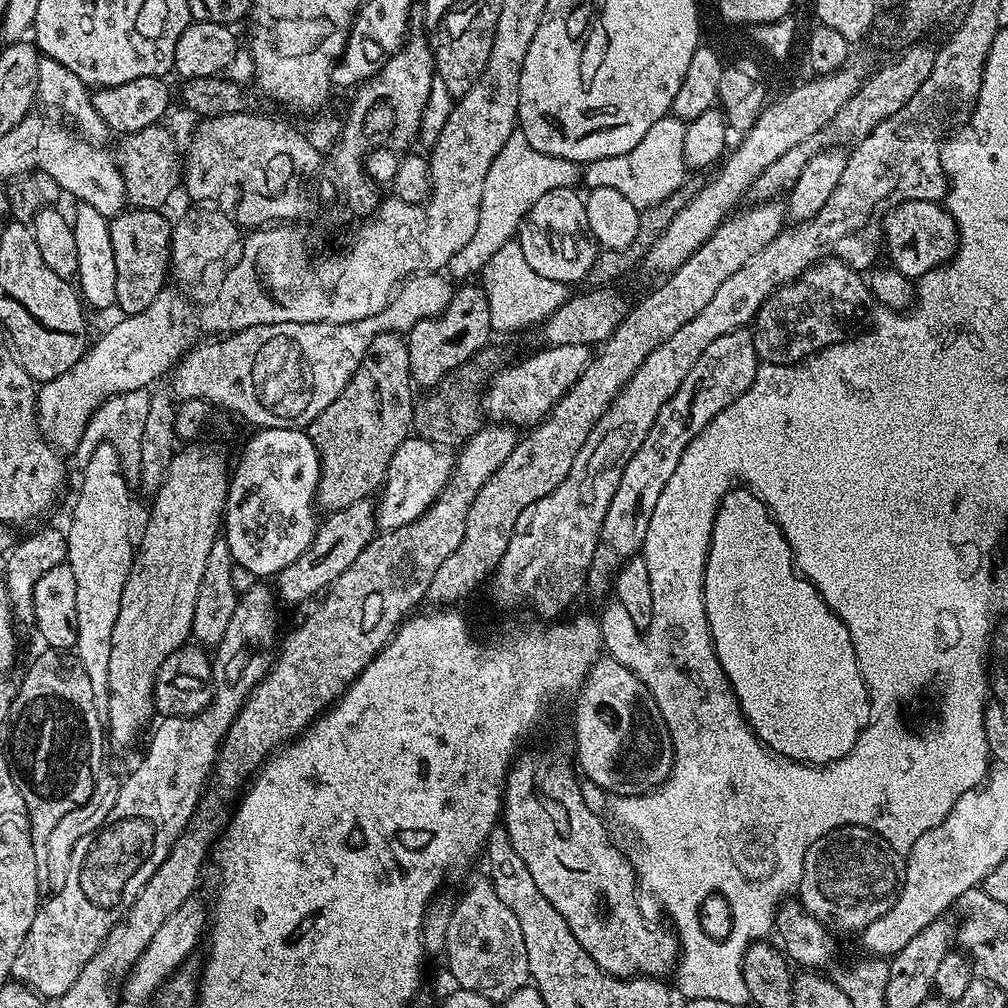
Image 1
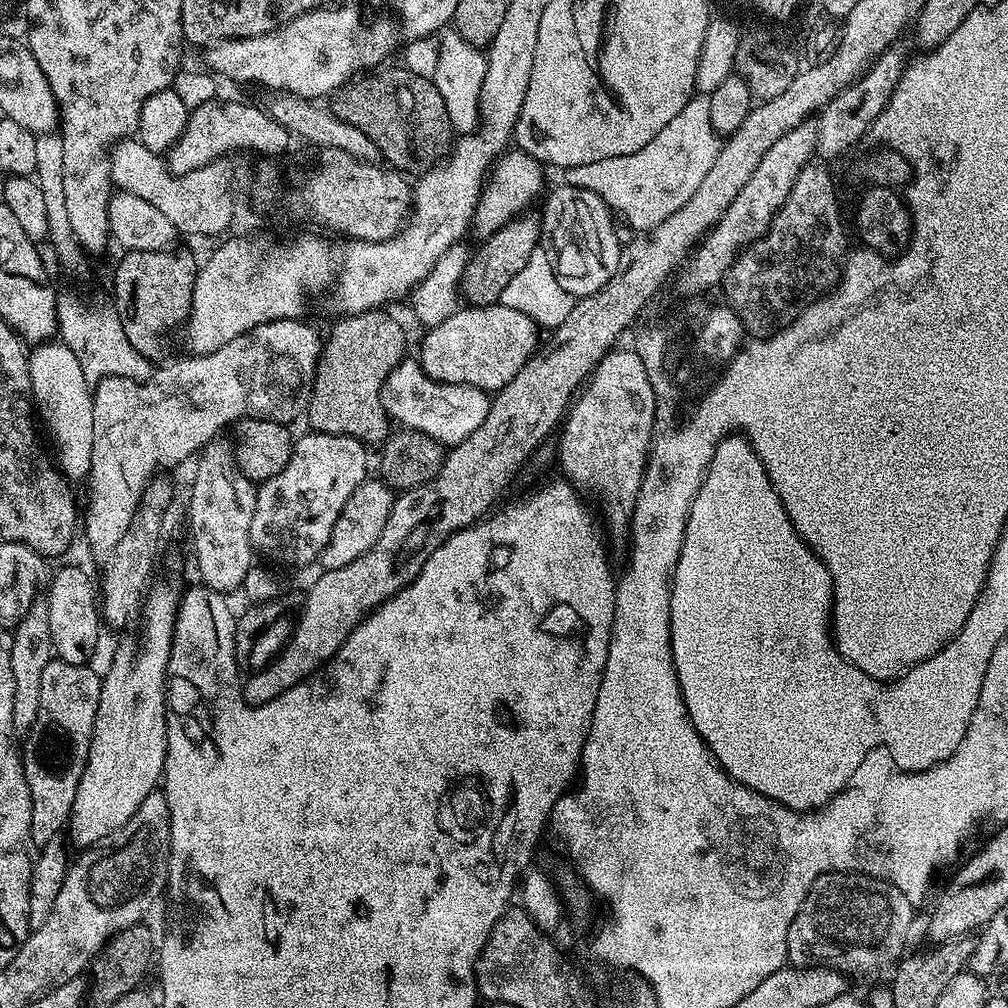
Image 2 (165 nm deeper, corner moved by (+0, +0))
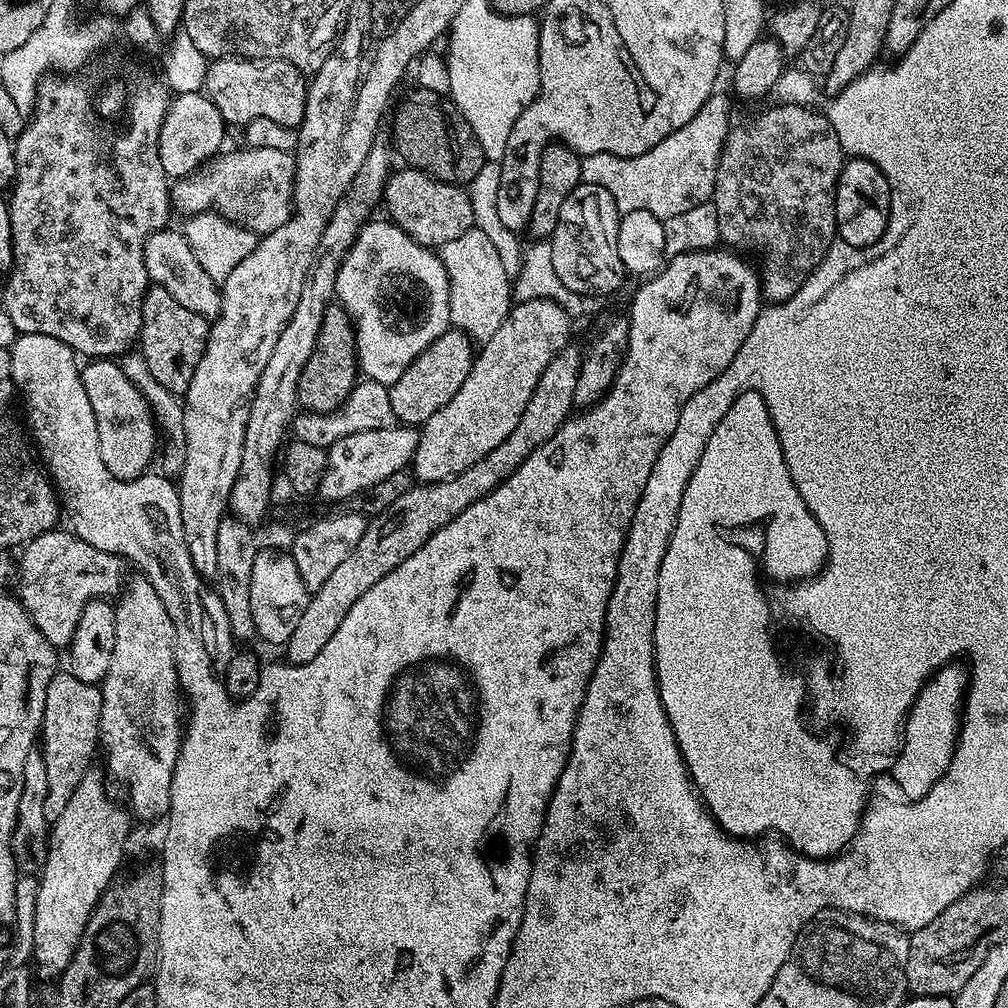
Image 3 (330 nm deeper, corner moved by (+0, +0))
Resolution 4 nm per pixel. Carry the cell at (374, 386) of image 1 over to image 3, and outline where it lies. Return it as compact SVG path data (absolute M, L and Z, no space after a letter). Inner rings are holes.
M329 304L318 330L318 340L306 366L302 366L302 378L298 378L298 404L309 412L335 412L358 383L356 359L356 330L354 321L343 304Z

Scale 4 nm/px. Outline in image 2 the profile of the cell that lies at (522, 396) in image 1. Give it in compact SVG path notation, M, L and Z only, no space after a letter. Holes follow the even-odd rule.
M405 358L384 379L382 402L389 421L396 423L397 420L400 428L421 432L445 446L455 446L470 438L486 422L490 396L473 384L439 384L425 374L419 359Z

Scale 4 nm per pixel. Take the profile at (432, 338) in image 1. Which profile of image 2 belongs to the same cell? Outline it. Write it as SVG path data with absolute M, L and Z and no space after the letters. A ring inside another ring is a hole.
M532 210L525 211L519 218L499 228L493 236L483 237L481 244L484 245L471 253L459 286L459 295L469 305L481 308L500 303L500 295L502 290L506 290L510 278L514 278L514 274L518 274L518 270L530 262L530 254L538 251L539 244L536 243L542 240L542 220L534 213Z

